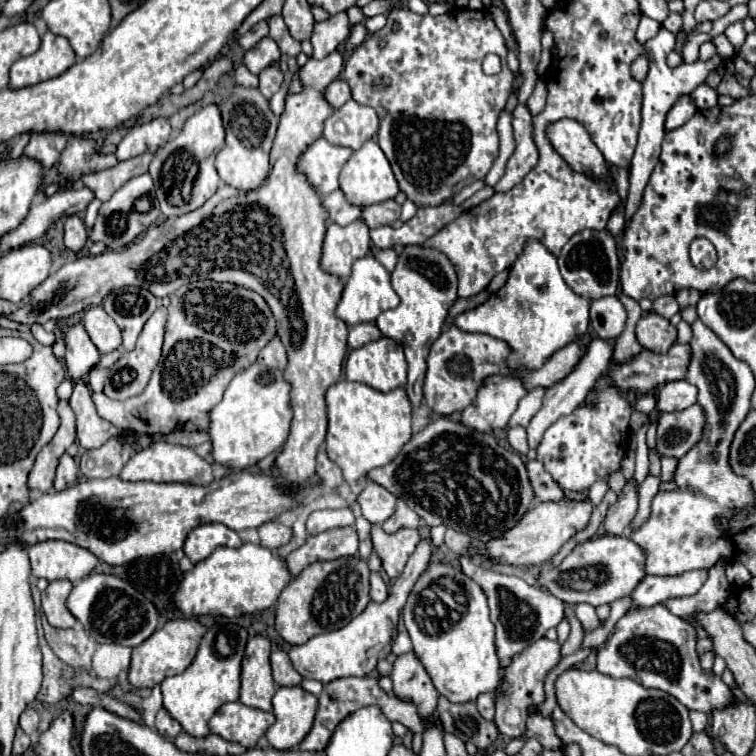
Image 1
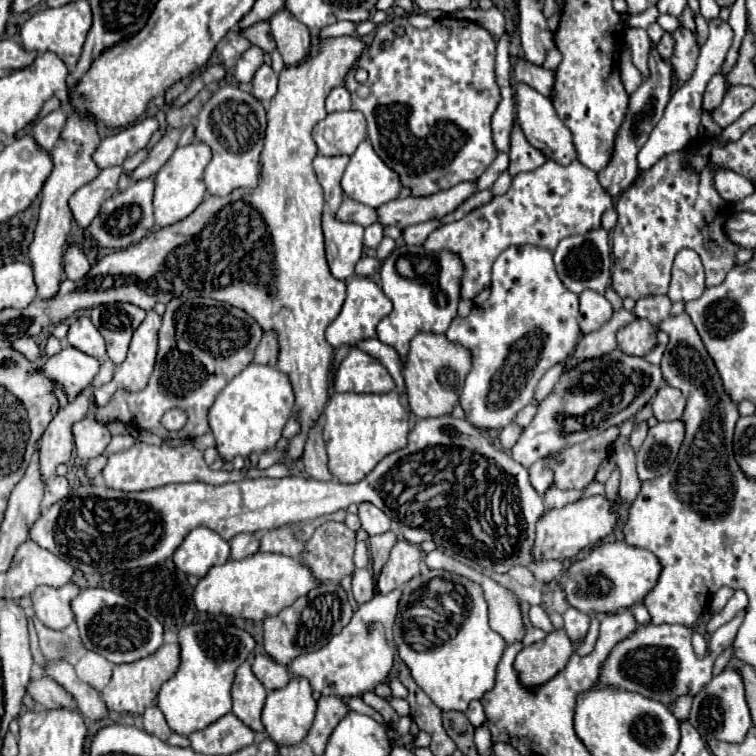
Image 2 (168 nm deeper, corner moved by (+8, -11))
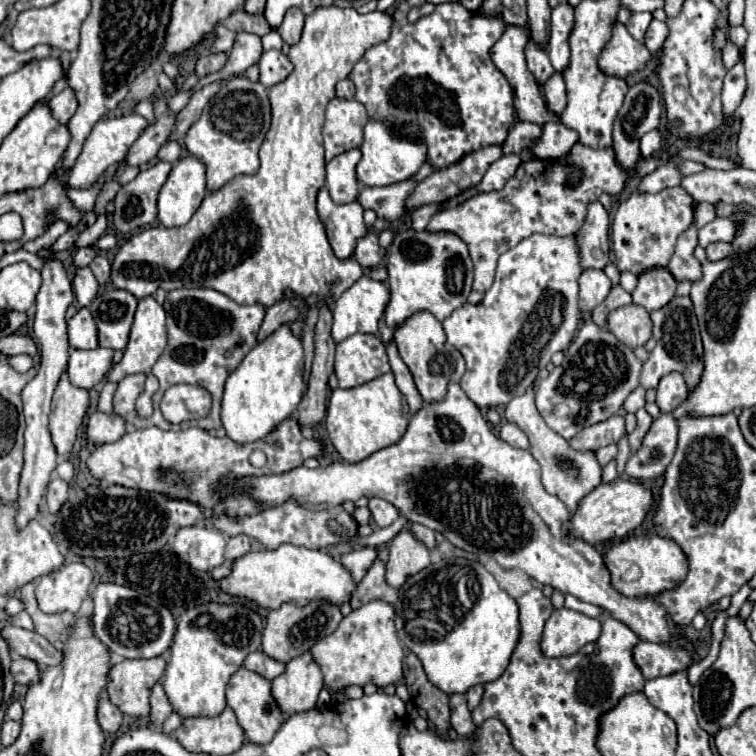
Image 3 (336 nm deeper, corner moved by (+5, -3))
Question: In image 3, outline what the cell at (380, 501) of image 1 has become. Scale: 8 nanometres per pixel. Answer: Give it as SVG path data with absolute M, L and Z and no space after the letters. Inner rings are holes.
M371 498L369 500L369 510L371 510L371 516L373 516L373 520L379 528L385 528L385 526L393 524L395 518L399 516L397 508L391 502L381 500L381 498Z

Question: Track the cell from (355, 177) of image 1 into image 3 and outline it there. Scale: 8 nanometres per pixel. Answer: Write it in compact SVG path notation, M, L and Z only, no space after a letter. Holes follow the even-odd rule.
M369 120L365 126L365 140L361 146L363 158L357 164L357 176L363 186L389 186L403 182L417 174L421 164L427 160L427 146L421 142L421 132L417 124L399 124L397 128L383 120Z

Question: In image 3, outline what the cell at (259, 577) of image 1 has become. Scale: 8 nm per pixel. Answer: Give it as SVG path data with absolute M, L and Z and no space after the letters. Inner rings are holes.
M283 544L277 550L249 552L243 558L237 558L231 574L221 580L221 590L233 596L249 598L263 608L279 608L285 602L303 606L311 600L327 600L335 606L343 606L351 600L355 586L357 584L351 578L351 572L327 552L297 548L293 544Z

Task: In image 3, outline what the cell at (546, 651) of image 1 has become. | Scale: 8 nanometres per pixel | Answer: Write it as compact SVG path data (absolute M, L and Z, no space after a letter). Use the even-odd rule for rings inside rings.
M569 608L553 610L545 624L541 650L545 656L567 656L579 652L587 642L597 642L601 622Z

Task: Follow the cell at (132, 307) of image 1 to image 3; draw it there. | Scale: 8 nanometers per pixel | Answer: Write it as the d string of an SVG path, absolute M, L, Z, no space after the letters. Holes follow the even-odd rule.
M105 288L101 294L97 294L89 310L97 324L101 348L123 350L127 346L135 308L137 298L127 290Z

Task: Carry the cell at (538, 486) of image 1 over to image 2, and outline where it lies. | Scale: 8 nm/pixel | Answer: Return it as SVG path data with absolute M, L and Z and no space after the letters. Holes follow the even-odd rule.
M538 460L536 464L532 464L528 472L530 472L530 480L532 480L532 486L536 488L536 492L540 492L540 496L544 496L544 492L552 484L552 472L546 468L544 460Z

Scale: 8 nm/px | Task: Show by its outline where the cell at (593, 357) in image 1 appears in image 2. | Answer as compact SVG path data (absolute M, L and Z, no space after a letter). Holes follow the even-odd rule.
M624 308L620 312L614 312L610 322L604 324L598 332L582 336L574 354L566 360L564 368L568 368L568 364L576 364L576 360L594 360L596 356L604 356L608 352L614 352L618 348L616 332L620 328L624 328L624 324L630 324L634 318L636 316L632 316L632 312L628 312Z

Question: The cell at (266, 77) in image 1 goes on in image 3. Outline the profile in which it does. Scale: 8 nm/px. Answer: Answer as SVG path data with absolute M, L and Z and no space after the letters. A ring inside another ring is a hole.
M269 50L269 52L263 52L259 60L259 70L261 70L261 78L259 78L261 84L271 88L283 82L291 74L293 64L287 58L287 54L283 54L281 50Z

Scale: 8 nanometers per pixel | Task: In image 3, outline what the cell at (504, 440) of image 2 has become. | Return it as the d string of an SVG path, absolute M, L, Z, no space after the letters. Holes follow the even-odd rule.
M533 386L523 396L517 396L515 400L511 400L505 406L505 418L509 422L517 424L527 434L529 444L531 444L531 454L537 460L545 458L545 474L541 476L543 478L543 486L545 486L545 490L549 494L555 494L557 498L561 498L567 504L567 508L571 510L571 514L573 514L577 510L581 498L587 496L591 490L595 490L601 484L601 472L603 472L603 468L597 462L595 452L573 450L563 436L559 436L557 432L553 432L551 428L547 428L547 424L543 422L541 414L535 408Z

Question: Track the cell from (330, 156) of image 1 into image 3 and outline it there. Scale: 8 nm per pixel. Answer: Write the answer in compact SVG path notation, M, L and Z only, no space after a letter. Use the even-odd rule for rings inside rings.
M349 150L335 156L327 164L327 188L335 204L355 202L359 196L359 180L355 166L361 160L361 150Z

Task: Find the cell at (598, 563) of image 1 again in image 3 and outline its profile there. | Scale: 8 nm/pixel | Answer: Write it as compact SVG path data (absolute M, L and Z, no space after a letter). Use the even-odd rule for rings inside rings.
M647 534L647 536L629 536L617 544L613 544L607 552L605 552L605 564L611 572L611 582L613 586L625 594L625 596L637 596L637 598L645 598L645 596L657 596L665 590L677 588L683 582L683 576L687 576L687 556L683 556L683 550L679 548L679 544L675 544L669 538L657 536L657 534ZM631 566L639 566L641 568L641 578L639 580L623 580L623 574L631 568Z

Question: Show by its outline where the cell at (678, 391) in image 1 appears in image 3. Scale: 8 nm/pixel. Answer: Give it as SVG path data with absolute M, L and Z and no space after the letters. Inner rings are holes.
M669 372L659 380L657 386L657 406L661 412L673 412L683 400L687 400L689 388L679 372Z

